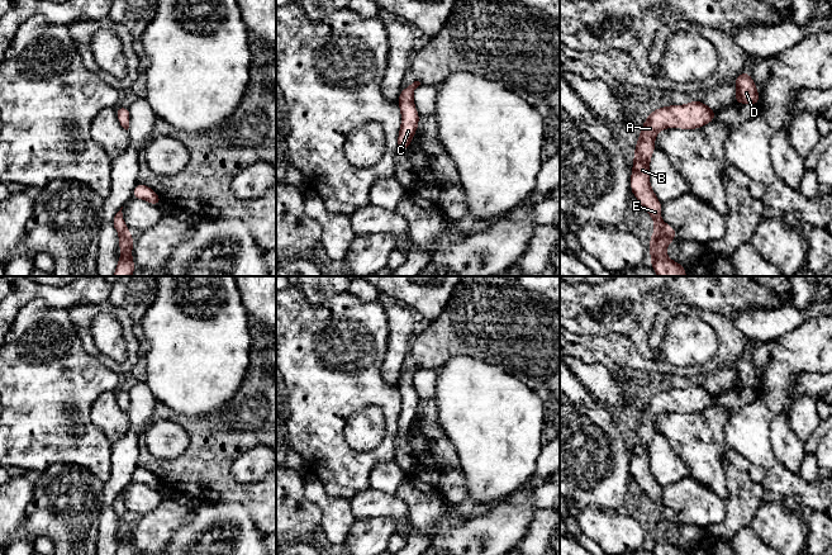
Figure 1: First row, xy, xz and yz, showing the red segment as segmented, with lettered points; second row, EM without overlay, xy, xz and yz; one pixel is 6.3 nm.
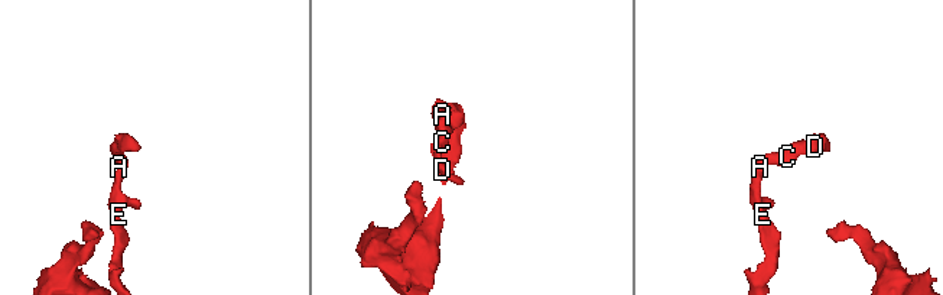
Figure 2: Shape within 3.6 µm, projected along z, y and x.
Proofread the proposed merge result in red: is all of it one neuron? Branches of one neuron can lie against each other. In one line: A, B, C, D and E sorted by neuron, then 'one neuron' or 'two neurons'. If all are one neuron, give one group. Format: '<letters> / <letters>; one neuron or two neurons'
A B C D E; one neuron

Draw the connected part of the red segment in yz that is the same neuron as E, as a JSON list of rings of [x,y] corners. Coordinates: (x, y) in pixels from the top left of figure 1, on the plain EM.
[[[694,383],[686,389],[661,390],[651,395],[640,416],[634,432],[631,475],[652,501],[655,516],[650,521],[650,547],[655,555],[686,555],[681,547],[666,540],[666,532],[678,521],[676,514],[662,506],[662,488],[650,469],[650,442],[655,436],[655,421],[664,412],[698,413],[715,403],[715,394]]]

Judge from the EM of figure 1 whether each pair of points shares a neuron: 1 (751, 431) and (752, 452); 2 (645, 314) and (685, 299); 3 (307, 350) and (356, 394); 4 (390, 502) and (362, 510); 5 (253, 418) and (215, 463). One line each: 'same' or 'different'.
1: same
2: same
3: same
4: same
5: same

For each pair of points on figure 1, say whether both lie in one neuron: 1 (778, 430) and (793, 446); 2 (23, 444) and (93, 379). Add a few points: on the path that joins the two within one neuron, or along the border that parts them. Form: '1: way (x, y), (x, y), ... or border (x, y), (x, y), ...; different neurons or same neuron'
1: way (780, 433), (789, 442); same neuron
2: way (38, 427), (75, 389); same neuron

